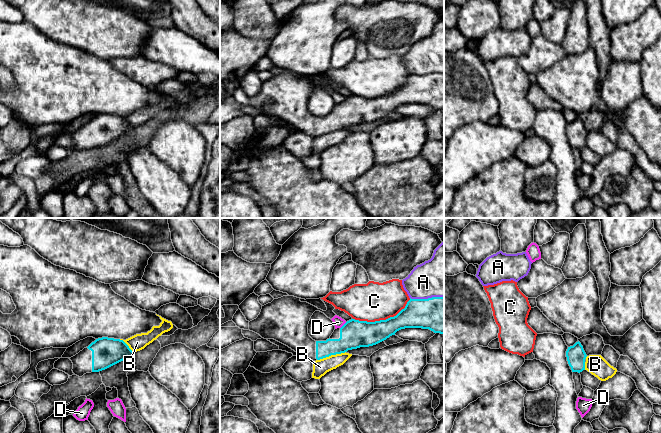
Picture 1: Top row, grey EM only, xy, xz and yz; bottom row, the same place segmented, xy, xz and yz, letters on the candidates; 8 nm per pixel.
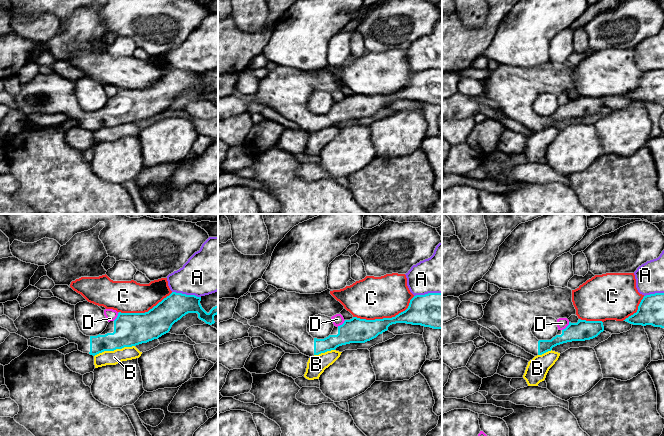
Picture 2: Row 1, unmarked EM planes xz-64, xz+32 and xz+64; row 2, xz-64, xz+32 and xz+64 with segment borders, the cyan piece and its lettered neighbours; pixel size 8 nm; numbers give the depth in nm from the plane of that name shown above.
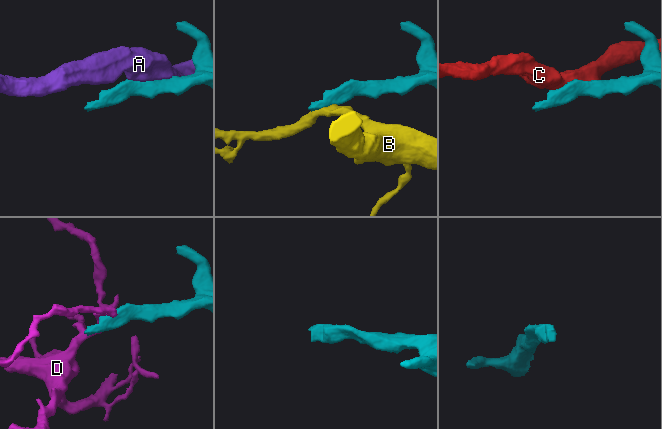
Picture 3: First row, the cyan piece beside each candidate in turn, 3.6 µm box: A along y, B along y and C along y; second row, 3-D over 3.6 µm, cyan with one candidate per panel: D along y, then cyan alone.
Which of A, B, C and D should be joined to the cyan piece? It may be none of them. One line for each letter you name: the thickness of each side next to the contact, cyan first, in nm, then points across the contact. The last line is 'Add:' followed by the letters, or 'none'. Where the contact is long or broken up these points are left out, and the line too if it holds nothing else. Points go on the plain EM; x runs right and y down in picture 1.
Add: none

